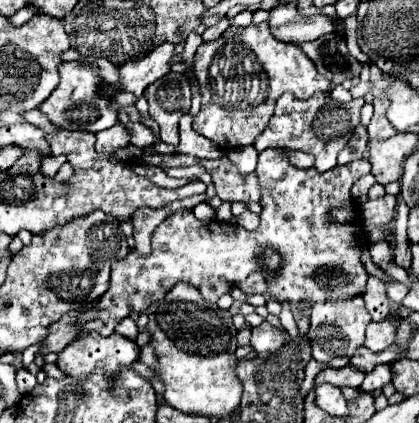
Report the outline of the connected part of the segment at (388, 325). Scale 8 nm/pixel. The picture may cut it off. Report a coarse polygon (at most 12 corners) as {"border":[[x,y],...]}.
{"border":[[370,322],[364,346],[382,352],[396,340],[396,322]]}

